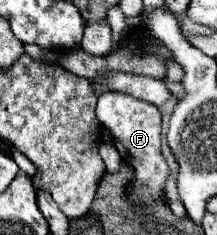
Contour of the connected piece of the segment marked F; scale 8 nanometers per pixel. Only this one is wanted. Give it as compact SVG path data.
M102 94L96 106L98 120L110 130L114 138L114 146L118 148L122 160L134 170L134 178L128 186L128 198L134 204L148 204L148 202L164 202L166 198L166 180L170 168L162 156L162 114L160 110L144 100L126 96L126 94Z

